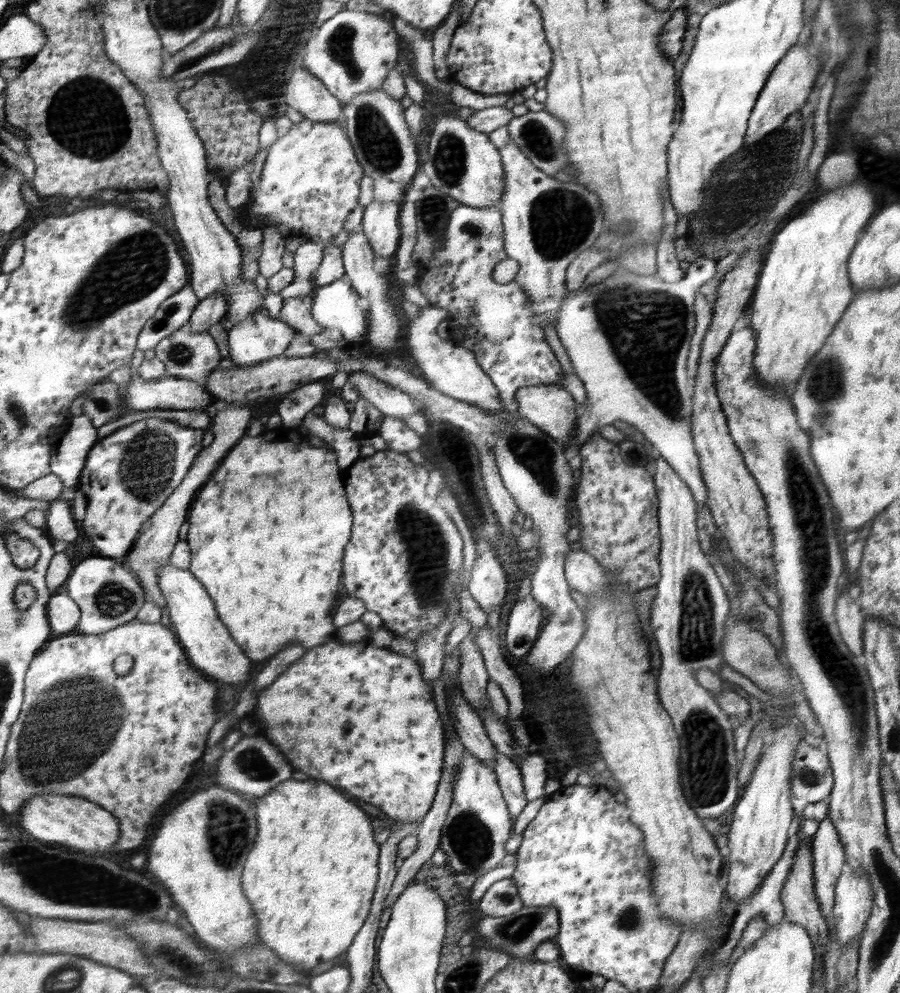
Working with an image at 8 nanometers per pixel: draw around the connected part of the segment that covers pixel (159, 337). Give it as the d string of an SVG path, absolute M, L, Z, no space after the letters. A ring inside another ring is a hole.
M190 284L169 298L148 321L139 338L138 348L143 352L154 350L168 336L178 332L191 322L196 307L201 300Z

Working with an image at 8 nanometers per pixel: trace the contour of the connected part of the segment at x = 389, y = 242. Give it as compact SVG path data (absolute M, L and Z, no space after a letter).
M372 201L364 209L360 228L371 243L371 249L376 256L389 258L398 248L400 228L398 214L401 203Z

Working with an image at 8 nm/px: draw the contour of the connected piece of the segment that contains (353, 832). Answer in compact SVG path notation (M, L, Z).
M292 777L277 784L276 788L266 794L266 798L264 796L258 798L256 812L260 812L260 840L256 840L256 848L252 848L252 856L247 856L248 868L243 868L243 873L244 892L248 892L247 900L252 900L252 909L255 910L256 919L259 922L258 940L260 944L272 949L282 961L290 963L296 970L311 972L319 964L332 961L342 952L348 951L370 916L372 900L377 890L376 878L379 878L378 844L374 836L372 818L356 804L352 804L352 801L344 797L342 792L334 790L330 784L320 780L314 782L314 779L300 781Z

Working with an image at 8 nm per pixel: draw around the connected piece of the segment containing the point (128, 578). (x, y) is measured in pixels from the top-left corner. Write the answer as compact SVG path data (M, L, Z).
M94 556L76 566L65 589L82 607L83 615L76 632L103 634L138 619L139 612L148 601L147 591L137 573L128 571L118 560Z

